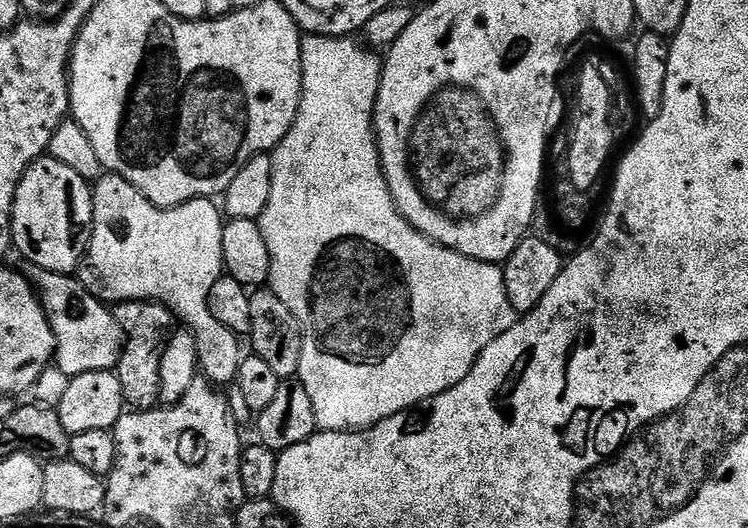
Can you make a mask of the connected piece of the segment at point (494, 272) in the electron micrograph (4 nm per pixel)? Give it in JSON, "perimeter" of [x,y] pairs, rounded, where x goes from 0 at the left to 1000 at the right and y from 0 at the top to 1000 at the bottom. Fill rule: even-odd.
{"perimeter":[[[408,66],[401,80],[404,95],[404,178],[398,216],[377,269],[365,280],[364,350],[361,352],[361,383],[356,383],[356,398],[345,419],[350,436],[350,451],[356,451],[358,475],[357,536],[382,580],[393,595],[406,631],[404,655],[404,686],[398,716],[404,731],[409,731],[409,746],[414,746],[414,761],[420,761],[420,792],[424,813],[434,818],[473,818],[484,811],[499,811],[505,799],[521,792],[545,773],[556,773],[564,761],[612,731],[623,708],[634,693],[634,686],[655,655],[655,648],[666,642],[672,629],[690,616],[693,593],[682,580],[676,564],[676,534],[674,511],[667,498],[651,500],[647,492],[635,492],[600,470],[592,470],[559,438],[529,396],[527,375],[519,358],[513,324],[508,313],[508,286],[503,277],[503,246],[497,239],[497,218],[503,206],[503,188],[508,169],[508,138],[511,114],[496,89],[488,87],[480,74],[464,68],[414,68]]]}

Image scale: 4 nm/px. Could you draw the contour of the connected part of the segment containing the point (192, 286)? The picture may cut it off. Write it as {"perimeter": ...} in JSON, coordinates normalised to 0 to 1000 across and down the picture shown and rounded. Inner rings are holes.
{"perimeter":[[[135,331],[123,356],[123,449],[104,528],[118,542],[124,523],[127,551],[144,572],[210,568],[221,576],[255,629],[271,718],[299,731],[294,727],[314,722],[321,699],[324,644],[278,585],[281,542],[299,515],[297,443],[302,422],[295,396],[283,386],[282,377],[269,375],[237,394],[213,394],[162,333]]]}

